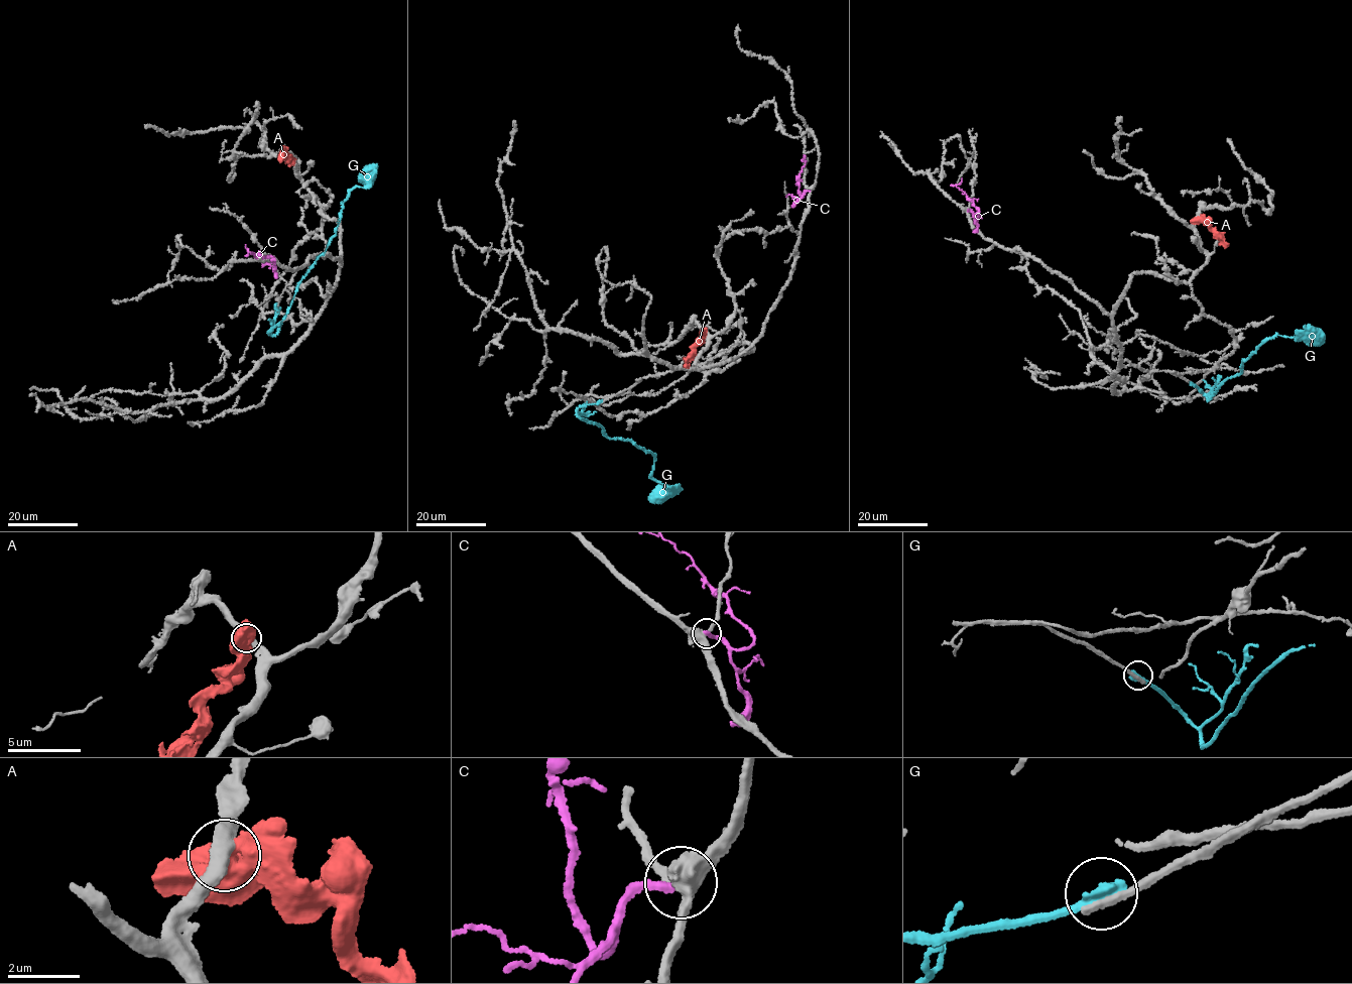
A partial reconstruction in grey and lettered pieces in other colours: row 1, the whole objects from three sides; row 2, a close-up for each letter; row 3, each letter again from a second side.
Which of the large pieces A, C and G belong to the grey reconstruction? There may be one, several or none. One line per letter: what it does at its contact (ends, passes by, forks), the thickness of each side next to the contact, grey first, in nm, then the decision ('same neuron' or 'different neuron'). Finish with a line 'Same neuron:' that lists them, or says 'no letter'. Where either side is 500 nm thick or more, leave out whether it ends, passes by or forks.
A: calibres 440 and 1000 nm; different neuron
C: it ends; calibres 400 and 280 nm; different neuron
G: it ends; calibres 280 and 380 nm; different neuron
Same neuron: no letter

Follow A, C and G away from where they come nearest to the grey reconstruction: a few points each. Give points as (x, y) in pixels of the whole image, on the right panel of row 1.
A: (1197, 218), (1227, 247)
C: (967, 210), (978, 211), (957, 187), (962, 178)
G: (1192, 383), (1207, 400), (1241, 372), (1242, 361), (1257, 346), (1278, 336), (1300, 339), (1309, 330), (1304, 326)

